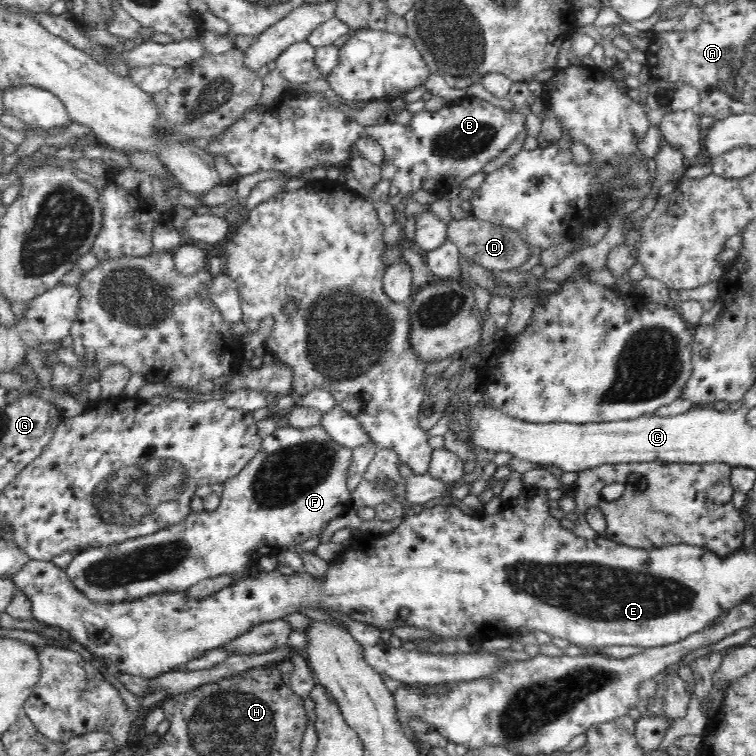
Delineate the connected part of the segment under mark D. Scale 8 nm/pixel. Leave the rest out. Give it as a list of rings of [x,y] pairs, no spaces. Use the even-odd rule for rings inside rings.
[[[474,218],[454,219],[448,225],[448,238],[459,248],[459,252],[471,262],[488,270],[518,270],[532,255],[532,245],[514,228],[497,226]]]

